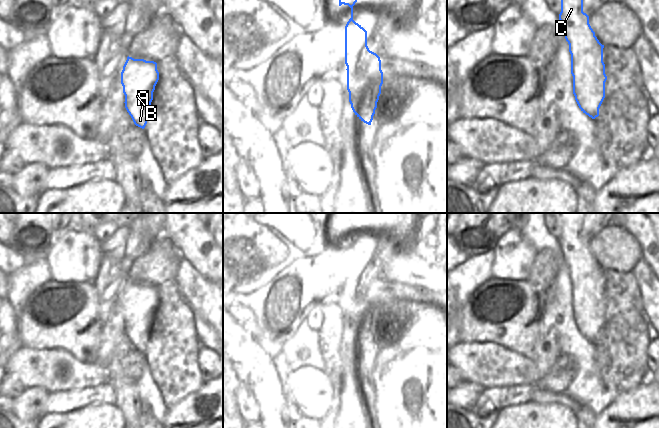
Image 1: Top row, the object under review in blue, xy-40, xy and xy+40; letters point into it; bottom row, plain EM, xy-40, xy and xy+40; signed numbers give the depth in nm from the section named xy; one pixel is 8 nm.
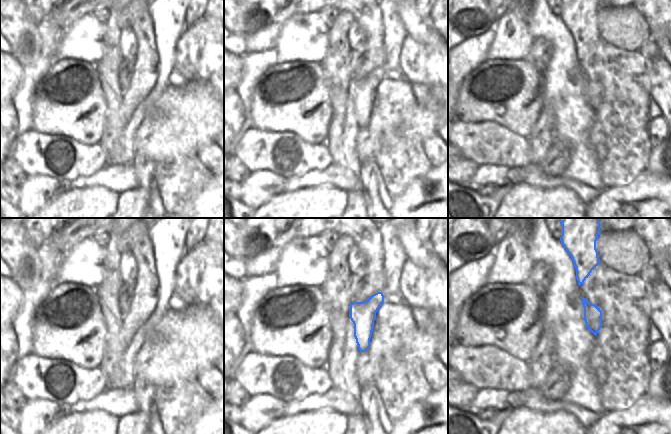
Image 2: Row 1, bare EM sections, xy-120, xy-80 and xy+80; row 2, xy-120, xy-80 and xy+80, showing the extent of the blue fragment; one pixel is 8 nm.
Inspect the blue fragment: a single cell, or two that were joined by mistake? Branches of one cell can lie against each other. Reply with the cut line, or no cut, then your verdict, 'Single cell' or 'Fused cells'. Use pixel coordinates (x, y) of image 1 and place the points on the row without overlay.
No split. Single cell

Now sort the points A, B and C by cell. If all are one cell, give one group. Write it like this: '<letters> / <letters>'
A B C

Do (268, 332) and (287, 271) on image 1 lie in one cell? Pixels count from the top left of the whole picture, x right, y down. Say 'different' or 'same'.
different

